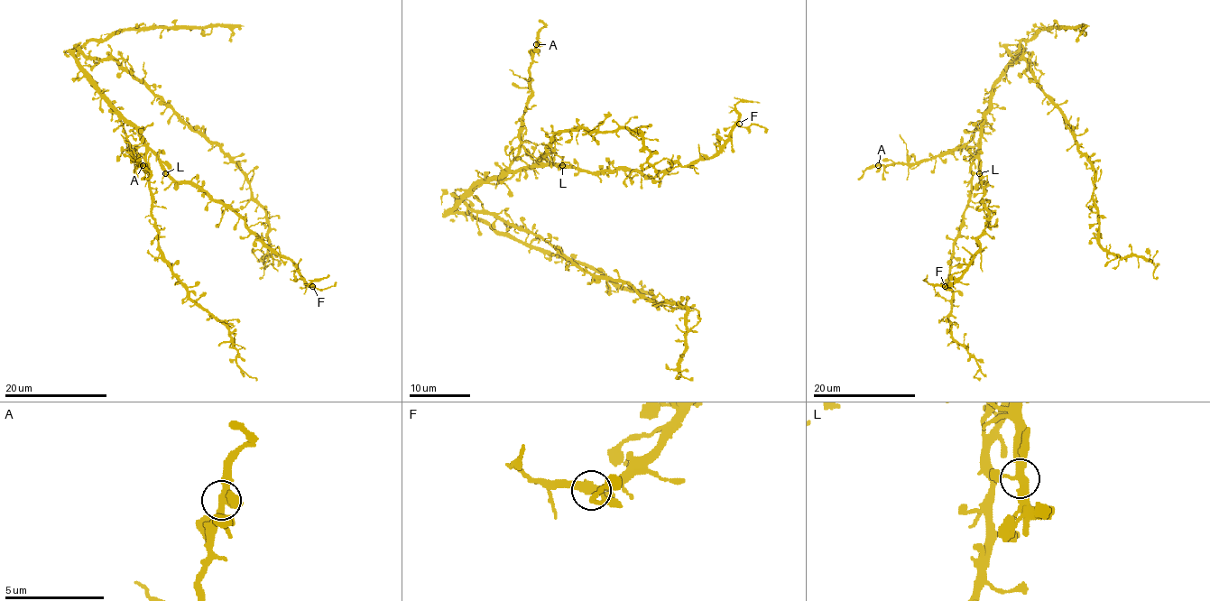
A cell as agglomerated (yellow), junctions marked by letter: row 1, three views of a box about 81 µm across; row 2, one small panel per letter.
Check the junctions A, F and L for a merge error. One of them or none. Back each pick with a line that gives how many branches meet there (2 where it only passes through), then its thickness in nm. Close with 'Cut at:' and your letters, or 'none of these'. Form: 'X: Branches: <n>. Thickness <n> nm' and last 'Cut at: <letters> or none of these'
Cut at: none of these

